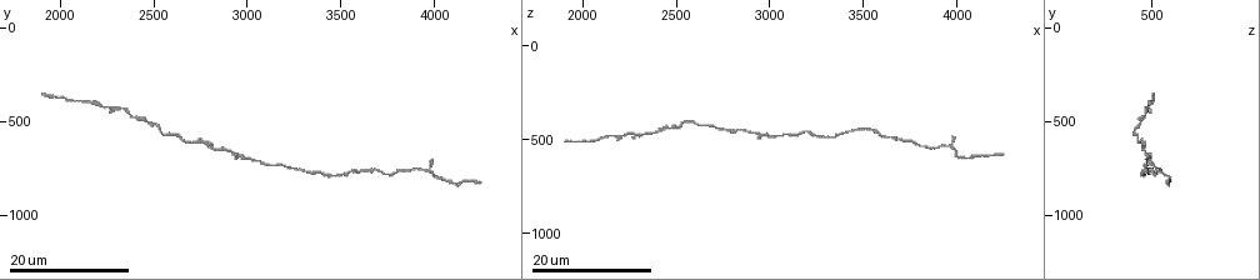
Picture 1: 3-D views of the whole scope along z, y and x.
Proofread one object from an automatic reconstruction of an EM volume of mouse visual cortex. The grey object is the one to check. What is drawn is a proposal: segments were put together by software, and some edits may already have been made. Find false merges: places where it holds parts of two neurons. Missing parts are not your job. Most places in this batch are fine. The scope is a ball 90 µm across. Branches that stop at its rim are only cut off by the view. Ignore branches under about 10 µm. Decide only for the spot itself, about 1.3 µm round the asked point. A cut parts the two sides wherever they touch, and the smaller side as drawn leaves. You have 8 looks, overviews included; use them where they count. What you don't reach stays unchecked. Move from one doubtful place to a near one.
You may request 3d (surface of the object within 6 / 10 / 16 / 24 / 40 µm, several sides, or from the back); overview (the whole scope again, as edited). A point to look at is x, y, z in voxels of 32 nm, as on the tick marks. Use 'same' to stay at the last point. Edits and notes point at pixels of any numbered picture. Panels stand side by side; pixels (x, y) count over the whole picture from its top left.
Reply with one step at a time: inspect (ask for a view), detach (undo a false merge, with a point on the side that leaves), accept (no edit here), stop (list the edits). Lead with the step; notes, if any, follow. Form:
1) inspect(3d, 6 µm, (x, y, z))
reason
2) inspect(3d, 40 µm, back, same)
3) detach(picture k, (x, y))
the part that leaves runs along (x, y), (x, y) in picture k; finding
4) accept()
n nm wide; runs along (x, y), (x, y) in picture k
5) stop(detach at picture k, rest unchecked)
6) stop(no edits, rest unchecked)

inspect(3d, 24 µm, (2360, 420, 460))

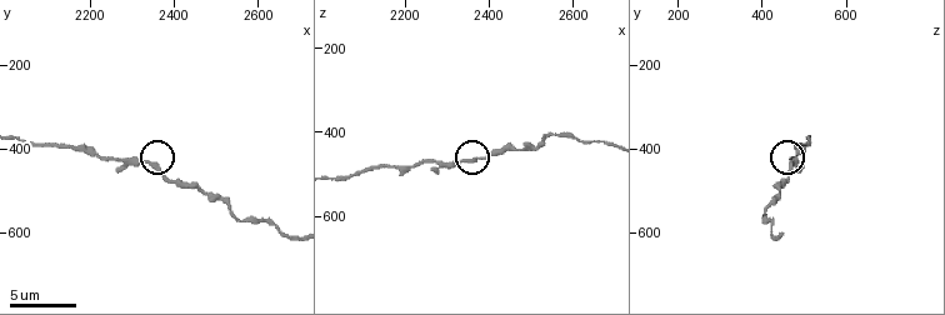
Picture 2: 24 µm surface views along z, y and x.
inspect(3d, 6 µm, (2355, 435, 465))

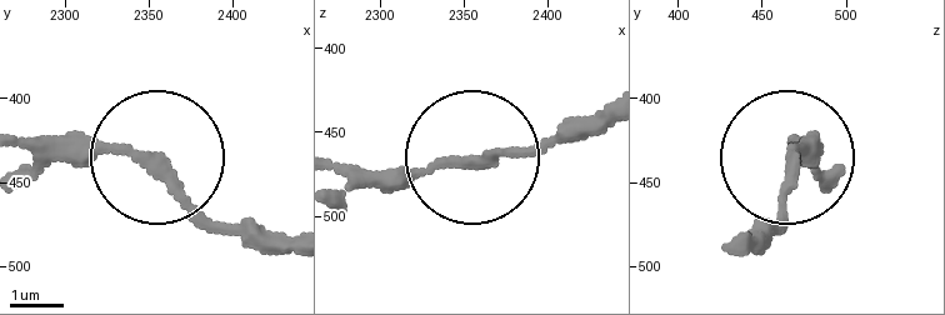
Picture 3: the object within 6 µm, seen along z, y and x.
accept()
210 nm wide; runs along (601, 119), (508, 155), (346, 169) in picture 3; one neuron here

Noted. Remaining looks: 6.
inspect(3d, 10 µm, (2215, 415, 485))

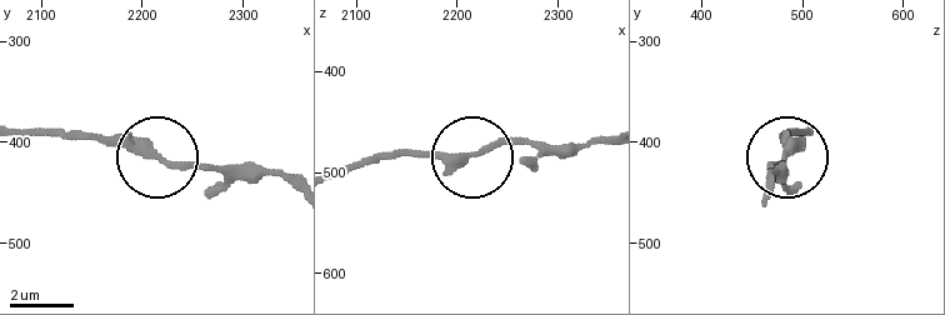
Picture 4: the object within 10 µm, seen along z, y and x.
inspect(3d, 10 µm, back, (2212, 412, 484))

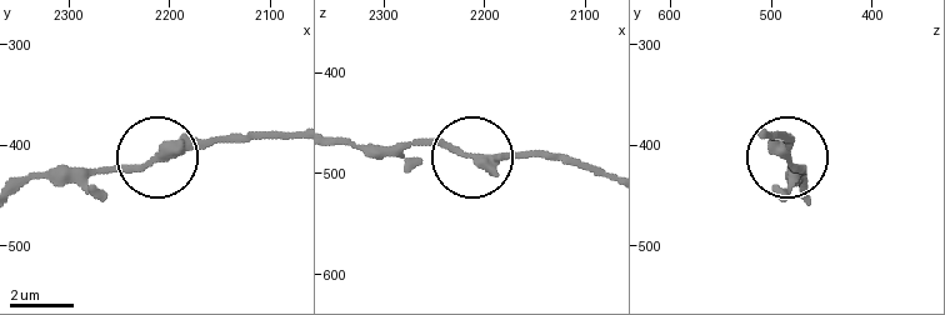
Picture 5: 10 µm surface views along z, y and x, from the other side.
accept()
220 nm wide; runs along (24, 183), (248, 143) in picture 5; continuous, no second neuron

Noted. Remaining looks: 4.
inspect(3d, 16 µm, (3060, 720, 480))

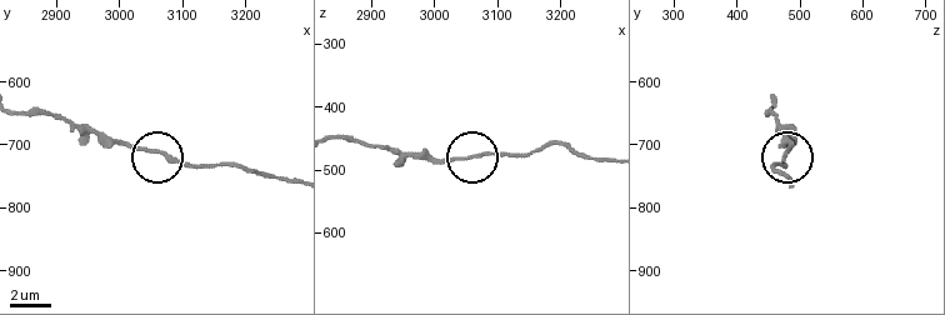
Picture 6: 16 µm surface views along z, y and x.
inspect(3d, 10 µm, (3080, 720, 475))

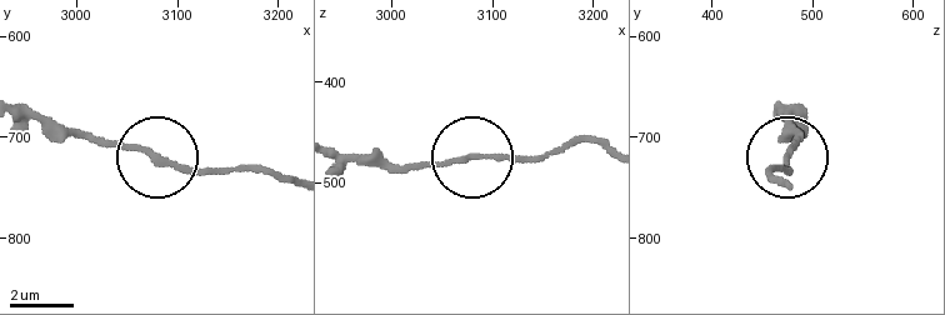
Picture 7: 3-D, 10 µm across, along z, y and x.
accept()
side arm 44 µm; runs along (151, 155), (55, 131) in picture 7; all the same neuron

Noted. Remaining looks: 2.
inspect(3d, 16 µm, (3460, 800, 460))
sudden change in width

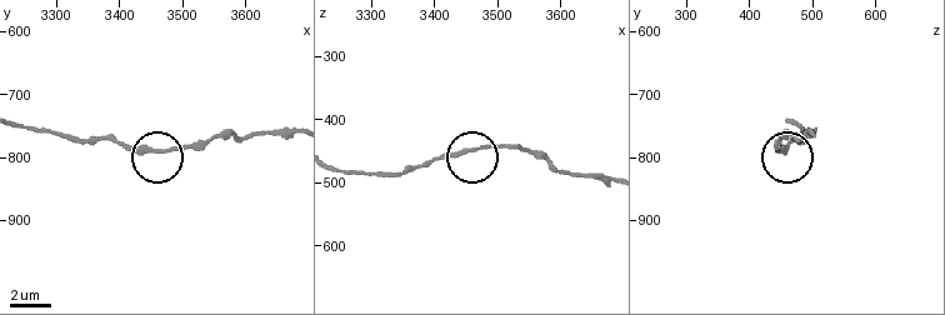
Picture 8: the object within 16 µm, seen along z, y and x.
inspect(3d, 10 µm, (3445, 785, 455))
zoom in

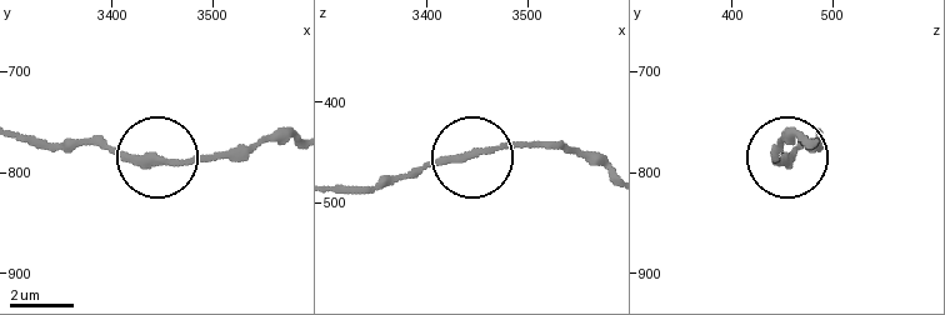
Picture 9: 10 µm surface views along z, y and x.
accept()
220 nm wide; runs along (338, 190), (370, 190), (491, 150), (561, 141) in picture 9; all the same neuron

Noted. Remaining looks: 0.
stop(no edits, rest unchecked)

